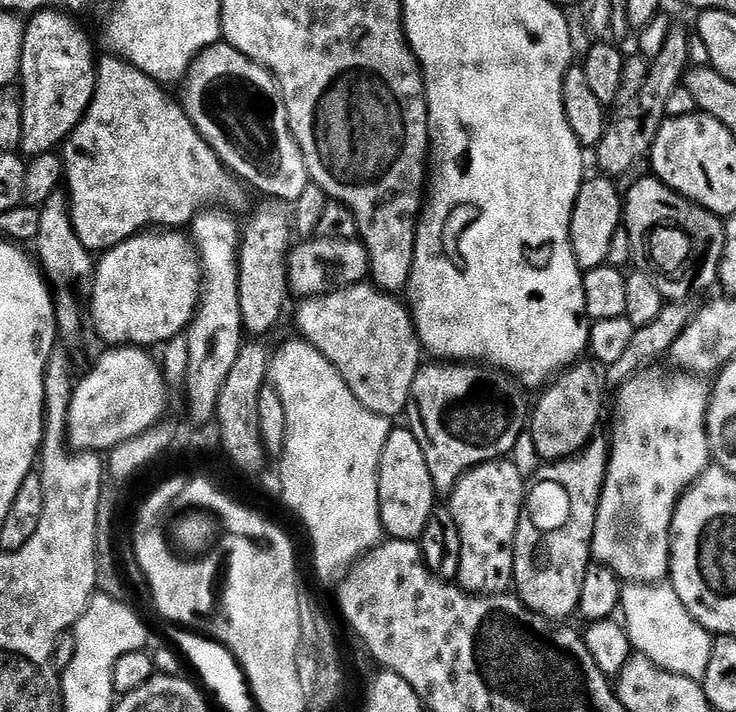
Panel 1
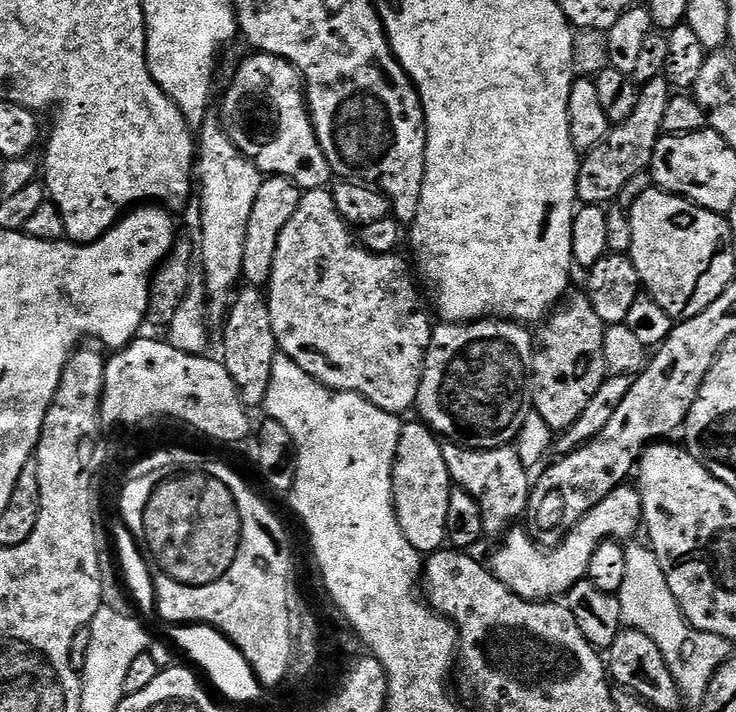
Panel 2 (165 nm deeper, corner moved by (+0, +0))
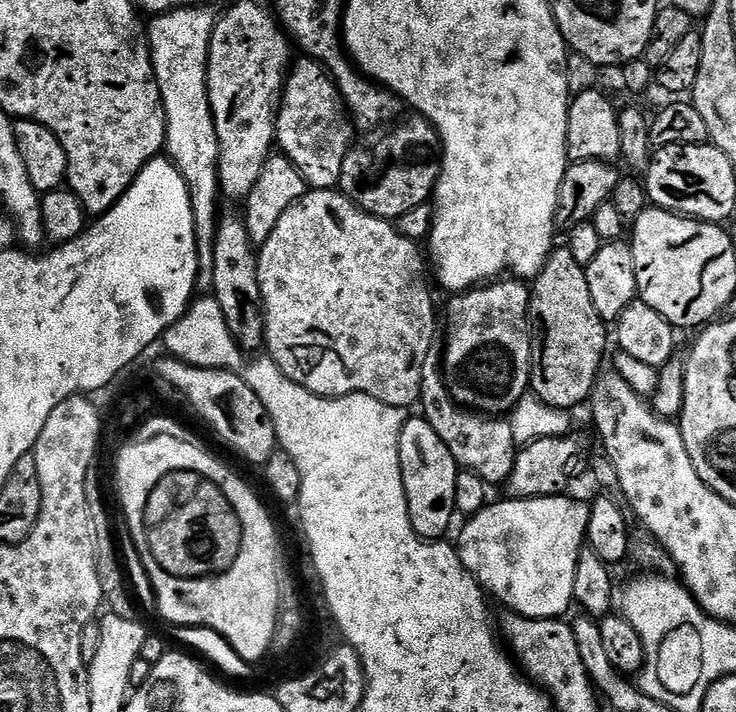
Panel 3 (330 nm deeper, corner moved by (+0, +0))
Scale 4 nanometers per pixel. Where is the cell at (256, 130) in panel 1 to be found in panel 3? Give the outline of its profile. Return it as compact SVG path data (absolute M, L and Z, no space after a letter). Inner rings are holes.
M311 58L298 60L291 65L284 81L280 111L276 113L276 144L294 162L309 189L332 190L339 185L342 162L353 143L354 128L346 115L340 91L323 64Z

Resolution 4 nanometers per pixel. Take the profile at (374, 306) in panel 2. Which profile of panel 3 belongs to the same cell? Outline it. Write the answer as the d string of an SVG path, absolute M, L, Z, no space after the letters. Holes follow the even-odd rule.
M309 190L301 200L288 207L282 218L278 218L278 226L274 226L270 238L266 238L266 242L258 248L256 265L264 303L264 342L267 355L271 356L285 376L310 390L315 396L369 396L395 408L411 409L411 404L413 407L420 399L422 366L426 366L426 358L433 355L432 339L436 336L436 308L432 305L432 292L428 289L424 264L426 268L426 256L421 245L403 236L393 221L364 212L339 190Z

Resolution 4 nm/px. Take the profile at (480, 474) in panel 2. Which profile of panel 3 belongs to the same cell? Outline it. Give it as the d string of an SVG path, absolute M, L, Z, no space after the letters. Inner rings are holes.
M439 355L428 356L426 366L422 366L422 390L420 391L418 408L424 411L421 412L423 420L430 422L430 426L434 426L434 431L438 434L438 438L442 438L442 442L446 442L446 447L450 450L450 454L454 454L457 465L463 471L478 474L478 478L482 478L490 486L496 486L496 484L500 484L500 486L507 485L508 478L514 470L514 462L518 451L511 423L504 418L481 414L460 407L448 394L448 387L444 381L442 371L442 360Z

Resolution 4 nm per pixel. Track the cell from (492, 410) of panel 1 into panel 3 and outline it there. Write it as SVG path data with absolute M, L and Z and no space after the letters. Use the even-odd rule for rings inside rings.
M500 278L495 282L484 282L479 286L459 294L453 295L452 300L448 304L448 345L442 351L442 371L444 373L444 381L448 387L448 394L462 408L481 414L487 414L497 418L503 417L505 414L511 413L523 396L529 395L530 385L532 382L532 350L534 347L534 336L530 331L528 322L528 298L530 288L523 279L520 278Z

